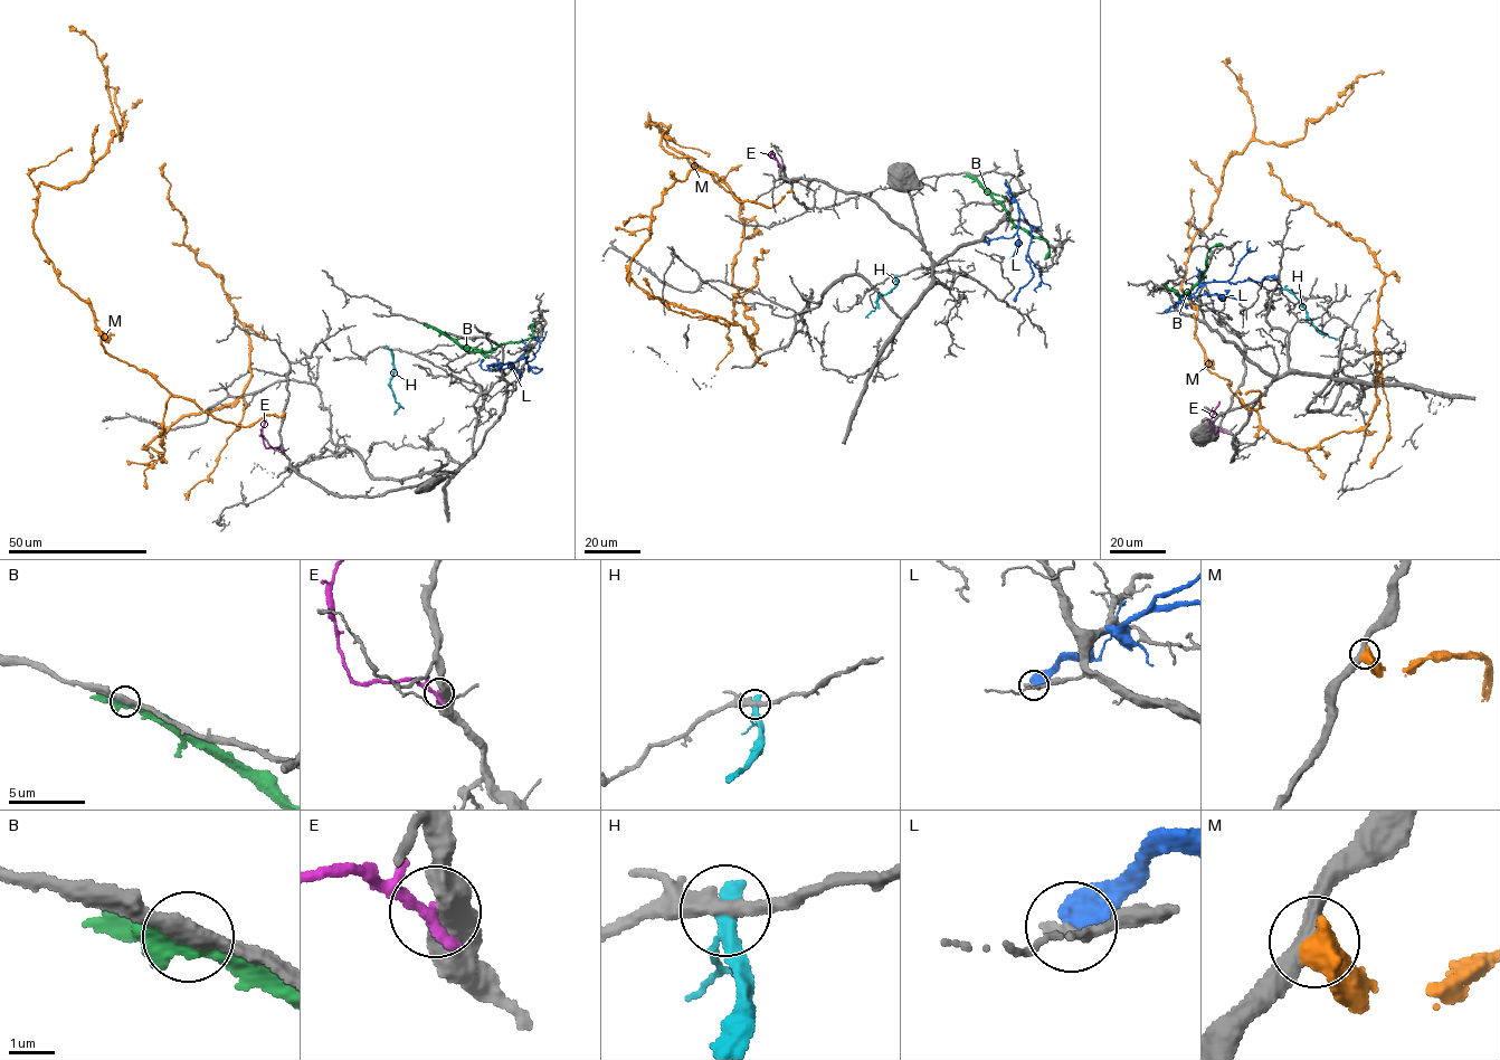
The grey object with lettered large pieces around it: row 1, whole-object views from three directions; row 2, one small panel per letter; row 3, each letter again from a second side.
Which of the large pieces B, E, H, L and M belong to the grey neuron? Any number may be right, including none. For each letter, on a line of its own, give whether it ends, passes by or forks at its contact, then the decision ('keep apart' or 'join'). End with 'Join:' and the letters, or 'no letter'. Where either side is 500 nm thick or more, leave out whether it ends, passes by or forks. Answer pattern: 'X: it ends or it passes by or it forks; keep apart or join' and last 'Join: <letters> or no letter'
B: keep apart
E: keep apart
H: it passes by; keep apart
L: it ends; keep apart
M: keep apart
Join: no letter

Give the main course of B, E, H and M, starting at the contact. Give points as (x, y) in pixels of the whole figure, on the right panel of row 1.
B: (1164, 285), (1179, 295), (1185, 294), (1197, 284), (1206, 270), (1207, 252), (1222, 244)
E: (1223, 432), (1215, 434), (1211, 418), (1220, 401)
H: (1281, 289), (1294, 295), (1319, 331), (1337, 338)
M: (1237, 390), (1205, 366), (1182, 287), (1223, 166), (1254, 140), (1300, 140), (1384, 72)

